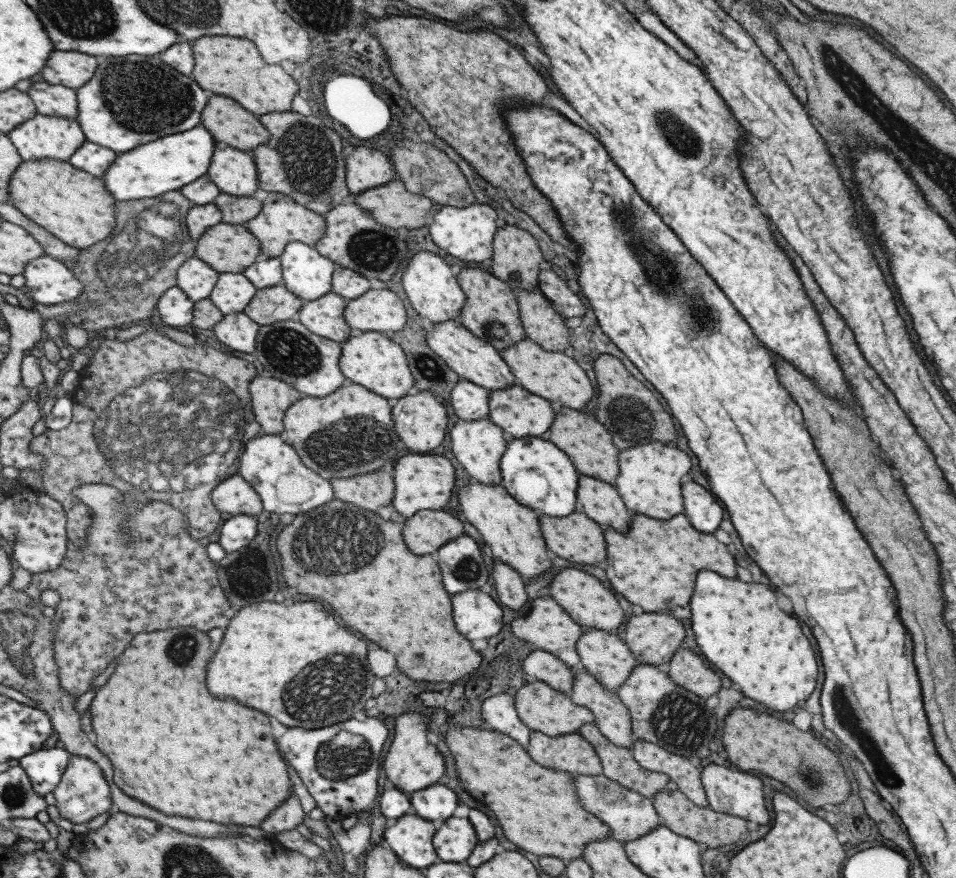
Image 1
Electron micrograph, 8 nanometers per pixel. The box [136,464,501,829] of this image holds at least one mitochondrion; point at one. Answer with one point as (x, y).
(341, 523)

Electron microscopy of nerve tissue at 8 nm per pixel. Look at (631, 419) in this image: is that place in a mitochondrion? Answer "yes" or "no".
yes

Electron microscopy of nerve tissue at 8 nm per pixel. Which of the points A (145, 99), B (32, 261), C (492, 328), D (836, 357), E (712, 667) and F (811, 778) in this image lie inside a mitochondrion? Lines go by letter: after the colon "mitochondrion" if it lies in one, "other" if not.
A: mitochondrion
B: other
C: mitochondrion
D: other
E: other
F: mitochondrion

